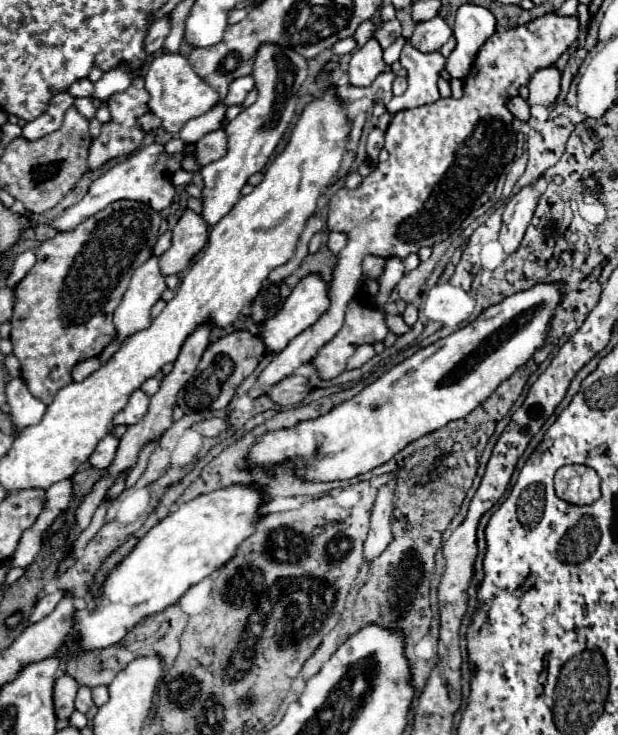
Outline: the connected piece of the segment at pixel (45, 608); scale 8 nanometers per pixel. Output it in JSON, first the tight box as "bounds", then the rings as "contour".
{"bounds":[29,592,63,624],"contour":[[[53,592],[53,594],[43,596],[43,598],[35,604],[33,614],[31,614],[31,618],[29,618],[29,624],[35,624],[35,622],[43,620],[47,614],[51,614],[51,612],[55,610],[55,606],[59,604],[61,598],[63,598],[63,592]]]}

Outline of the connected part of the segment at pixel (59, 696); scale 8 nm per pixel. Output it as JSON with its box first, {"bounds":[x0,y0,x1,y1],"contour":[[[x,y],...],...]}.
{"bounds":[53,674,79,718],"contour":[[[63,674],[55,680],[53,704],[55,704],[55,716],[57,718],[69,718],[73,714],[73,710],[75,710],[73,702],[75,702],[77,688],[79,688],[79,684],[67,674]]]}

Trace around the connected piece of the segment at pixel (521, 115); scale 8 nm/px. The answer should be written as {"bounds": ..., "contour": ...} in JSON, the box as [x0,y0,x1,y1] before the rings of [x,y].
{"bounds":[507,96,529,122],"contour":[[[513,96],[511,100],[507,100],[507,110],[521,122],[529,120],[529,104],[521,96]]]}

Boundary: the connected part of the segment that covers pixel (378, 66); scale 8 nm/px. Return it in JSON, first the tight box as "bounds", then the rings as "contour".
{"bounds":[347,36,385,88],"contour":[[[373,36],[353,52],[349,68],[347,68],[347,76],[353,86],[367,88],[377,78],[377,74],[381,74],[383,70],[385,70],[383,48],[379,46],[377,38]]]}

